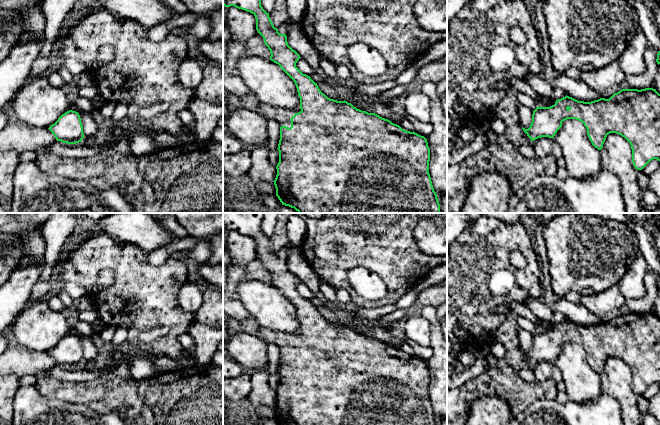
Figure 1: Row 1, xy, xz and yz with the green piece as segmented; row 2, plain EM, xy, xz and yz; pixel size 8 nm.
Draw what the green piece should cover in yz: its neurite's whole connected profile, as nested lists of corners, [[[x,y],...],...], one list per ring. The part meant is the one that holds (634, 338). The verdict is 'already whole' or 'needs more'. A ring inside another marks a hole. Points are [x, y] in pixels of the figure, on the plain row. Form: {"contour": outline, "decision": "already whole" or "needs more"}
{"contour": [[[621,313],[609,323],[600,322],[591,326],[578,325],[566,319],[550,331],[538,330],[533,335],[530,351],[522,353],[531,365],[541,361],[554,362],[567,343],[581,345],[592,369],[598,374],[602,373],[608,358],[624,361],[631,369],[632,386],[637,394],[642,394],[653,383],[660,385],[660,318],[656,313]]], "decision": "already whole"}

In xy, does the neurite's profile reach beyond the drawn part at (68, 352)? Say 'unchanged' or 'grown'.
unchanged

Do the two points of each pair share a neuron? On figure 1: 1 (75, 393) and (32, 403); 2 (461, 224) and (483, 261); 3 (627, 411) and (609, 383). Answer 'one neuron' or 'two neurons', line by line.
1: two neurons
2: two neurons
3: one neuron

